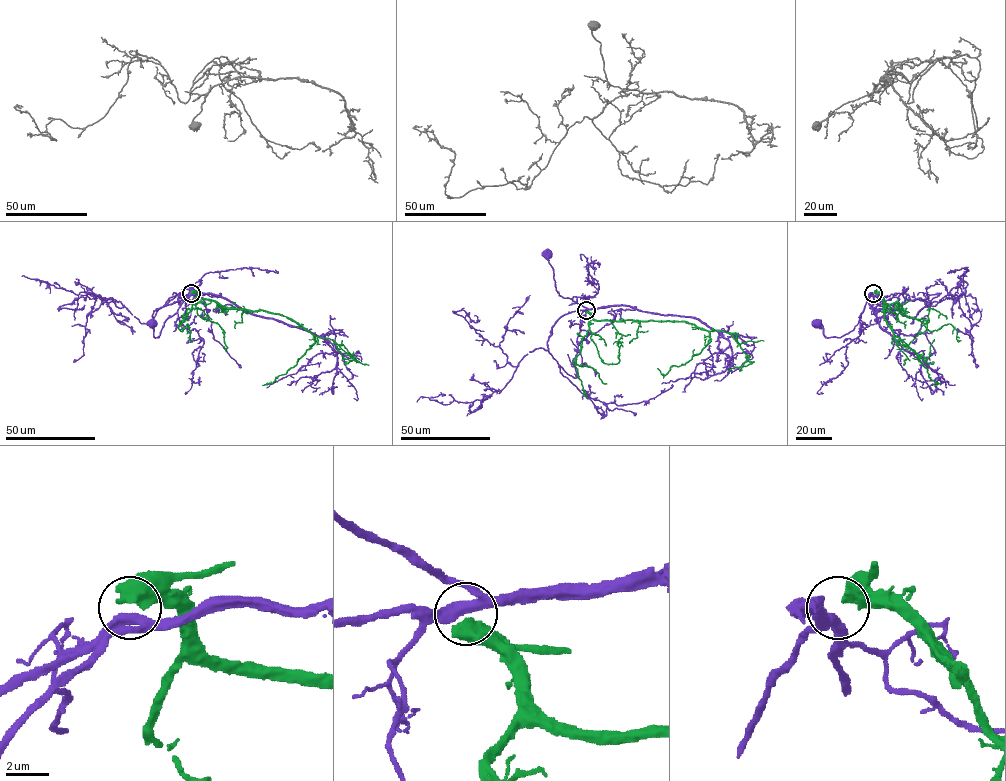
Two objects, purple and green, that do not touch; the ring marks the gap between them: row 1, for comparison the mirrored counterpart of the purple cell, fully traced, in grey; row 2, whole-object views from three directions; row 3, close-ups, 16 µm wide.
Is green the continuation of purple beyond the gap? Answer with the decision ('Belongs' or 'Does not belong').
Does not belong

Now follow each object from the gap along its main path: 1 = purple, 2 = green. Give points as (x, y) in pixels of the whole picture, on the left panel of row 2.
1: (191, 293), (166, 320), (158, 337), (153, 335), (153, 324)
2: (191, 292), (228, 308), (282, 314), (319, 337), (342, 345), (355, 359), (333, 339)

